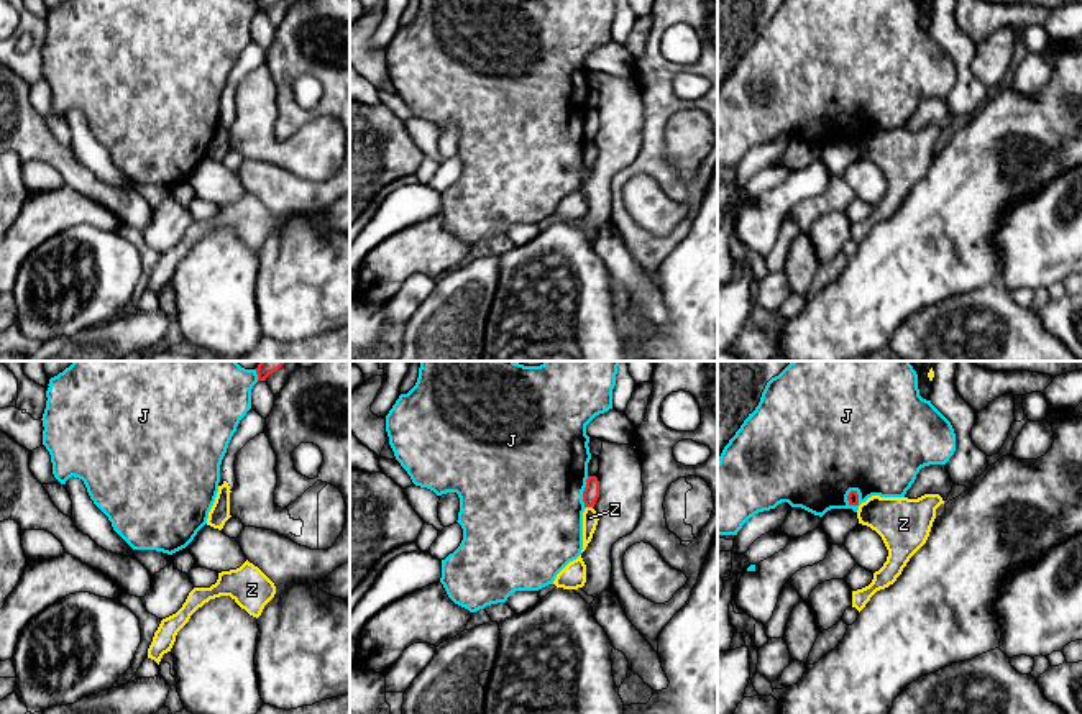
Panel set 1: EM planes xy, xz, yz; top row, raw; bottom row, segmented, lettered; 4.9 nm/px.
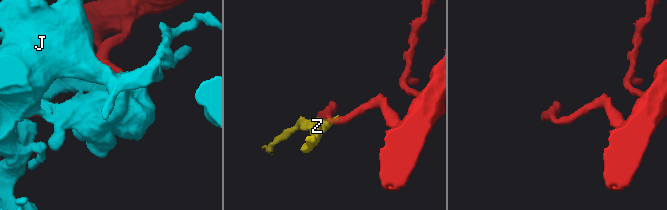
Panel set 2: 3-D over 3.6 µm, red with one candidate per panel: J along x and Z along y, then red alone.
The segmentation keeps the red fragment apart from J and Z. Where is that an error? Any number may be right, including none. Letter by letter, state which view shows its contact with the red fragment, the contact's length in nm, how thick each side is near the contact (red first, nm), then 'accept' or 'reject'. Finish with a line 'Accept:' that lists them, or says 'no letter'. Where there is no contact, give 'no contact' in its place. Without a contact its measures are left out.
J: xz | 160 nm | 80/500 nm | reject
Z: xz | 30 nm | 80/80 nm | reject
Accept: no letter

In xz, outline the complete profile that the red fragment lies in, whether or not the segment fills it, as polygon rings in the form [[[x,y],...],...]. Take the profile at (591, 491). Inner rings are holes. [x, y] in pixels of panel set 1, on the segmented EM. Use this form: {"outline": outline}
{"outline": [[[588,476],[586,487],[583,491],[585,507],[594,507],[598,497],[599,497],[599,481],[596,476]]]}

